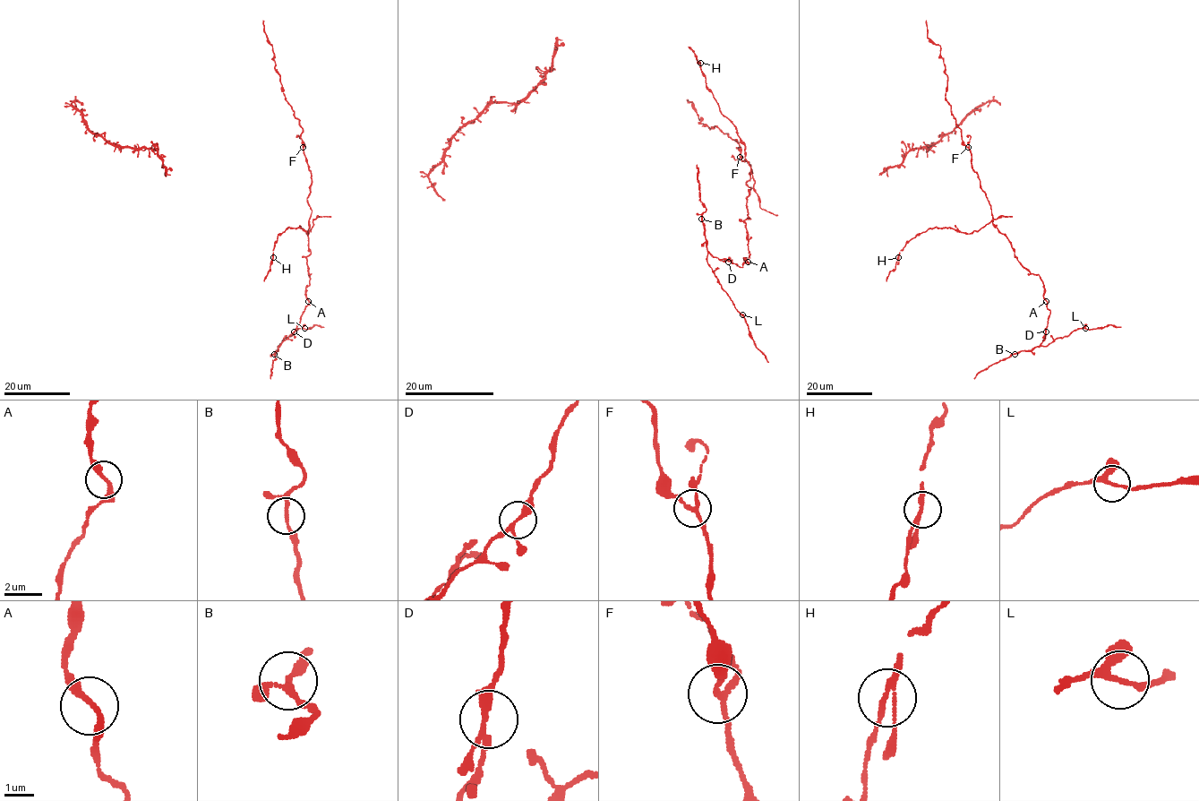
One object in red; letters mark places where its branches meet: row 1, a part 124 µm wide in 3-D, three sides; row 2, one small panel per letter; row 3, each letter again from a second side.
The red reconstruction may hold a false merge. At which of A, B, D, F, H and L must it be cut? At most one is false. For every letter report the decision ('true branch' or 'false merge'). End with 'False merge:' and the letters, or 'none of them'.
A: true branch
B: true branch
D: true branch
F: true branch
H: true branch
L: true branch
False merge: none of them

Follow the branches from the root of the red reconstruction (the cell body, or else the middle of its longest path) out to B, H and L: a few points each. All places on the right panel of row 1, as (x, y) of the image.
B: (931, 228), (971, 234), (992, 218), (1018, 262), (1040, 276), (1050, 311), (1045, 337), (1038, 347), (1014, 354)
H: (931, 228), (912, 237), (901, 250), (898, 257)
L: (931, 228), (971, 234), (992, 218), (1018, 262), (1042, 281), (1050, 313), (1040, 346), (1085, 328)

